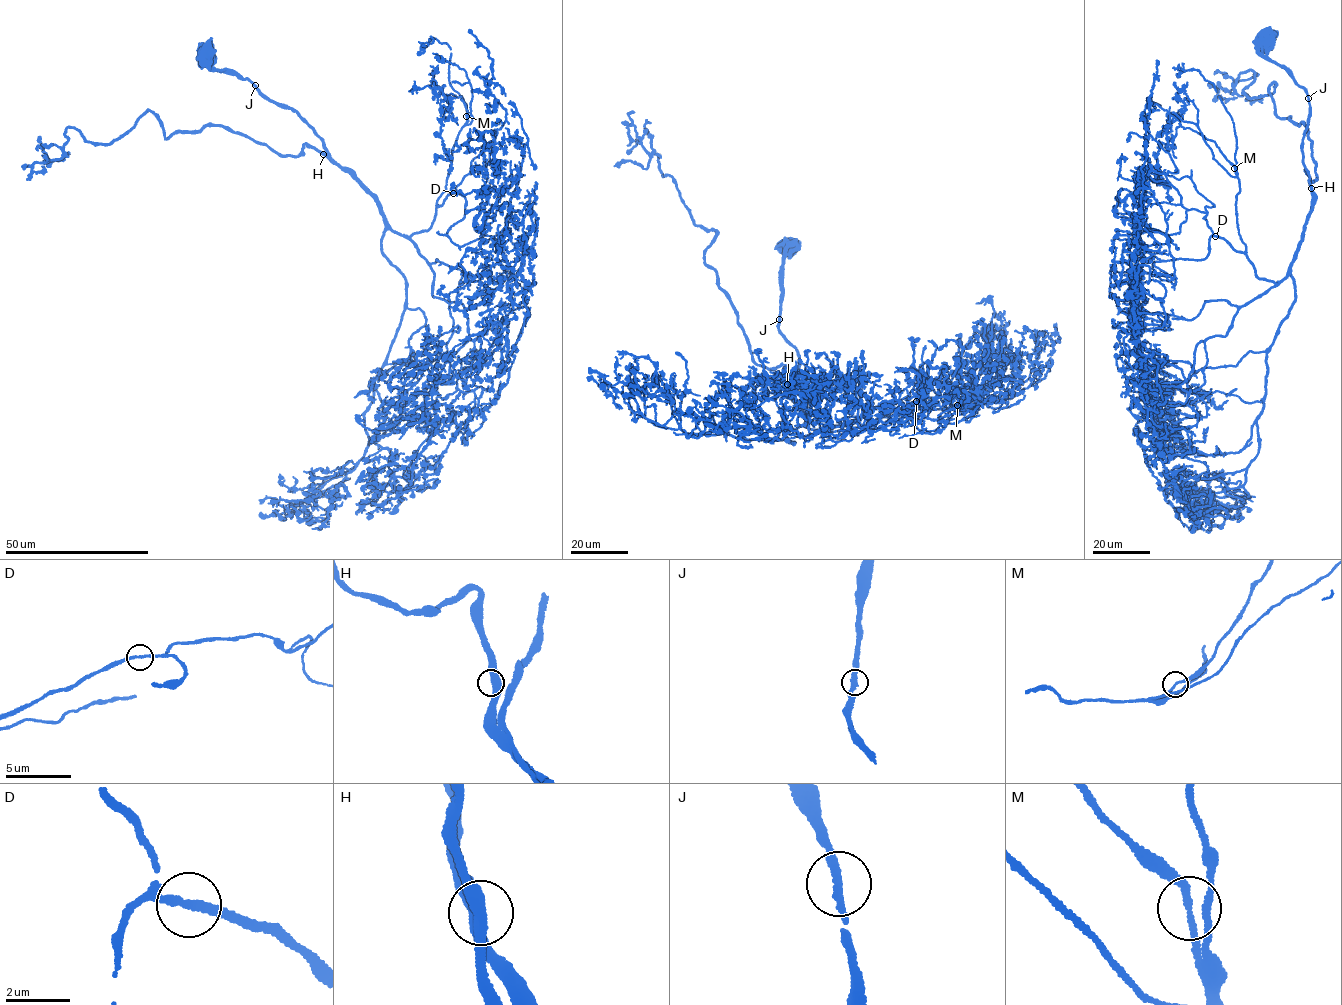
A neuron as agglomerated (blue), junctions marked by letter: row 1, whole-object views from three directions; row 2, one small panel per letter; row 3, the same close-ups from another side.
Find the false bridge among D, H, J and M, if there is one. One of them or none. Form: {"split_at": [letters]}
{"split_at": []}

